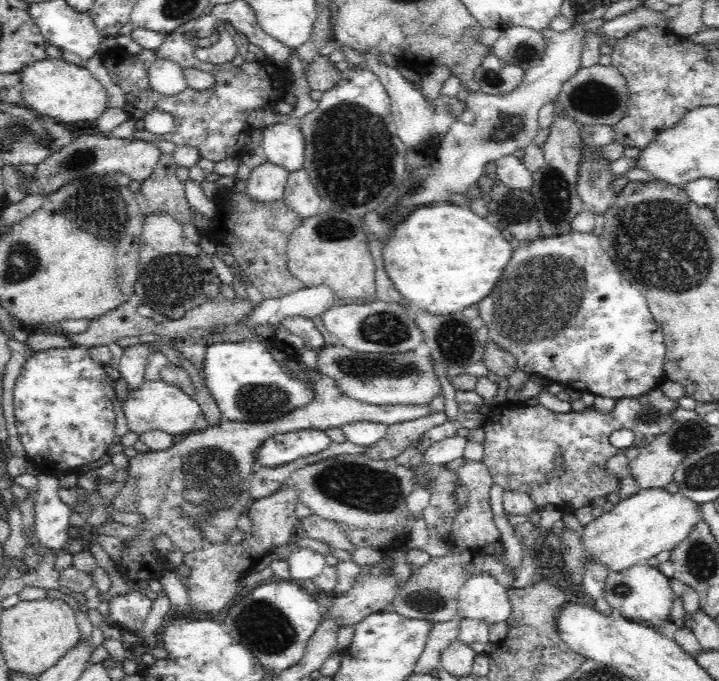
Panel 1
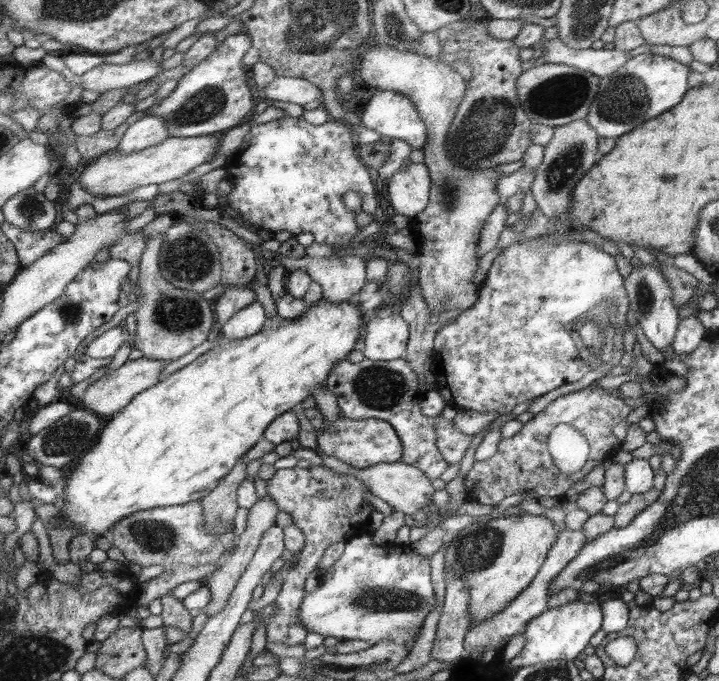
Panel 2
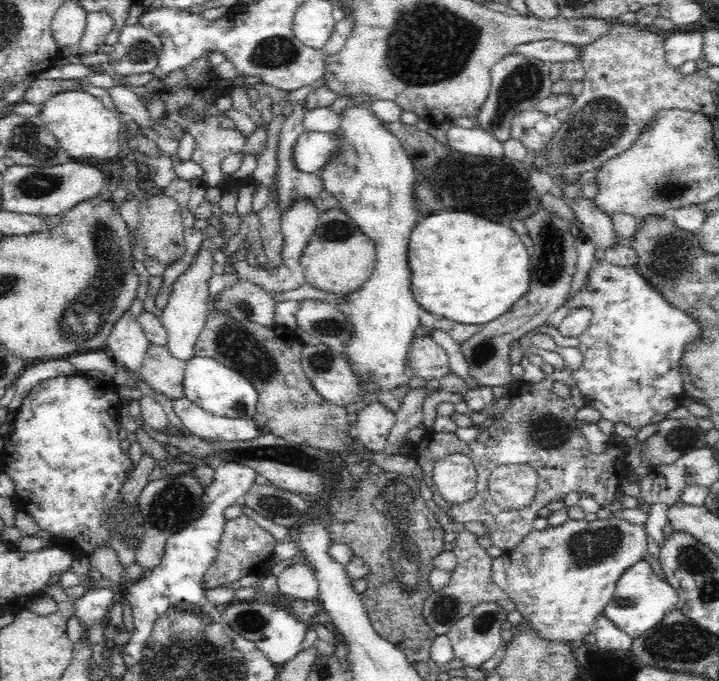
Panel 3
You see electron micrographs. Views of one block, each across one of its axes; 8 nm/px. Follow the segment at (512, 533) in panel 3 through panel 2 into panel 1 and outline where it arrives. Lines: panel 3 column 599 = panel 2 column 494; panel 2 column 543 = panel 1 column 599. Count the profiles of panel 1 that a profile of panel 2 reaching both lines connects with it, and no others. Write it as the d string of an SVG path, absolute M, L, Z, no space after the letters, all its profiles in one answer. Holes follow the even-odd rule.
M654 389L642 397L622 398L616 401L616 407L611 413L599 411L595 406L591 406L588 411L561 414L545 408L543 401L537 406L525 404L522 408L509 408L505 405L492 407L484 417L481 427L486 433L485 440L481 443L484 447L484 457L481 462L484 467L488 468L493 483L505 491L518 491L530 495L534 505L539 509L542 509L546 504L560 506L570 503L572 508L576 510L582 506L590 505L593 498L605 497L621 487L620 479L606 475L605 467L610 458L624 452L624 450L612 446L609 440L610 435L620 429L632 430L636 435L633 447L639 448L639 443L645 437L665 434L670 427L677 425L672 416L678 407L678 402L667 398L661 389ZM557 459L561 459L562 466L565 466L564 472L560 472L560 468L556 467Z

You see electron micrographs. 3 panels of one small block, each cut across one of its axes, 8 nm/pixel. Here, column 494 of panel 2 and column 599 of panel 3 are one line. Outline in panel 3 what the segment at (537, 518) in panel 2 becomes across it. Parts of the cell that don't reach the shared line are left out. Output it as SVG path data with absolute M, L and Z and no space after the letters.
M617 517L610 519L567 519L562 525L533 530L512 551L493 558L492 581L512 600L536 636L546 641L581 642L591 633L596 618L615 594L618 579L638 561L646 561L649 556L648 537L645 524L634 524Z

